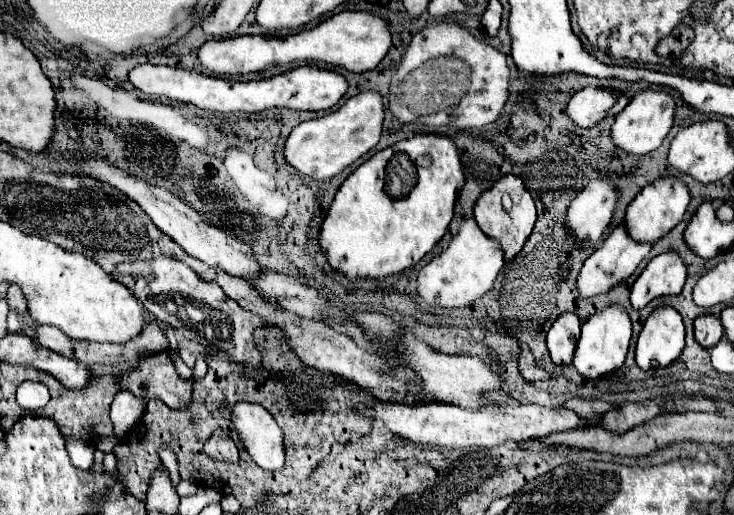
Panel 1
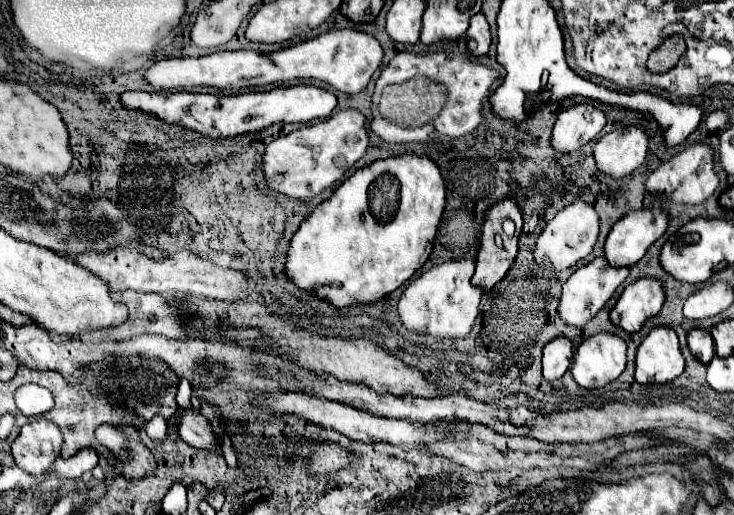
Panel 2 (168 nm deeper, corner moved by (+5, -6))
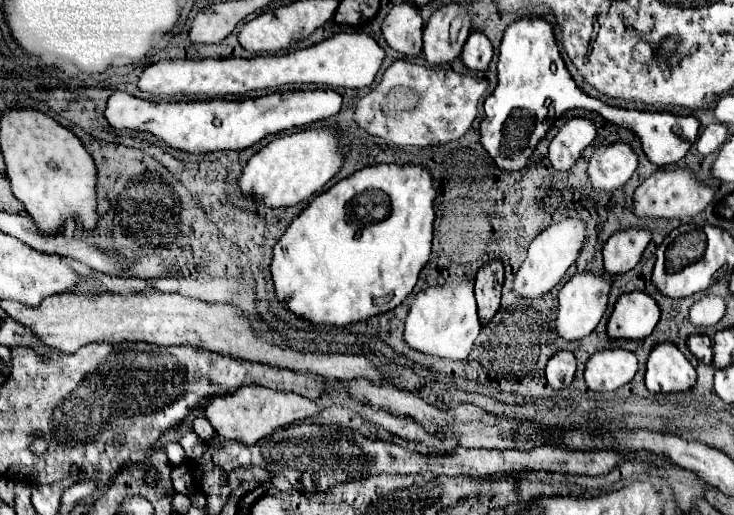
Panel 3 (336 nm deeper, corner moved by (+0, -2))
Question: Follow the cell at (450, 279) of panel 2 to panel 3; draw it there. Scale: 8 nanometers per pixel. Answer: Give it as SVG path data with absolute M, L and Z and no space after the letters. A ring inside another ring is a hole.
M468 282L432 286L420 292L406 316L404 340L412 350L422 354L446 358L446 360L466 360L470 354L482 326L476 314L474 288Z

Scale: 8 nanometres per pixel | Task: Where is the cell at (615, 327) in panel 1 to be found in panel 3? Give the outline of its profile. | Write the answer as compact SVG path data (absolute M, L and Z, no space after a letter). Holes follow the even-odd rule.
M602 350L586 364L586 384L592 392L614 392L628 384L638 372L638 360L628 350Z

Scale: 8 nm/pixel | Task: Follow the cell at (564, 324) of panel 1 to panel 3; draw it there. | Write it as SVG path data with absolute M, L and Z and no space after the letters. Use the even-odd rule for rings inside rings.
M558 352L546 364L546 380L550 388L562 390L570 386L576 372L576 358L572 352Z

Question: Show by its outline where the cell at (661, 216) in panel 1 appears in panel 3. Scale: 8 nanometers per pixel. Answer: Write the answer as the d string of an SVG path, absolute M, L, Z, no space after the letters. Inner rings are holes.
M630 228L630 230L620 230L616 232L606 244L604 244L604 272L608 274L624 274L628 270L632 270L644 248L650 242L650 232L648 230L638 230L638 228Z

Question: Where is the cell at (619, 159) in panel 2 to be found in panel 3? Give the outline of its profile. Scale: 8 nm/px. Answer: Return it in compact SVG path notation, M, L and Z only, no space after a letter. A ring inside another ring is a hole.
M608 144L594 150L588 160L588 178L594 190L612 192L624 186L638 168L638 156L628 144Z

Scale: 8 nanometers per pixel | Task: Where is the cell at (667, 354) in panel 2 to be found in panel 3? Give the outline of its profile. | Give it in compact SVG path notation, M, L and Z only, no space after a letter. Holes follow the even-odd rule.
M670 342L654 346L646 368L646 388L652 394L686 392L696 384L696 370Z

